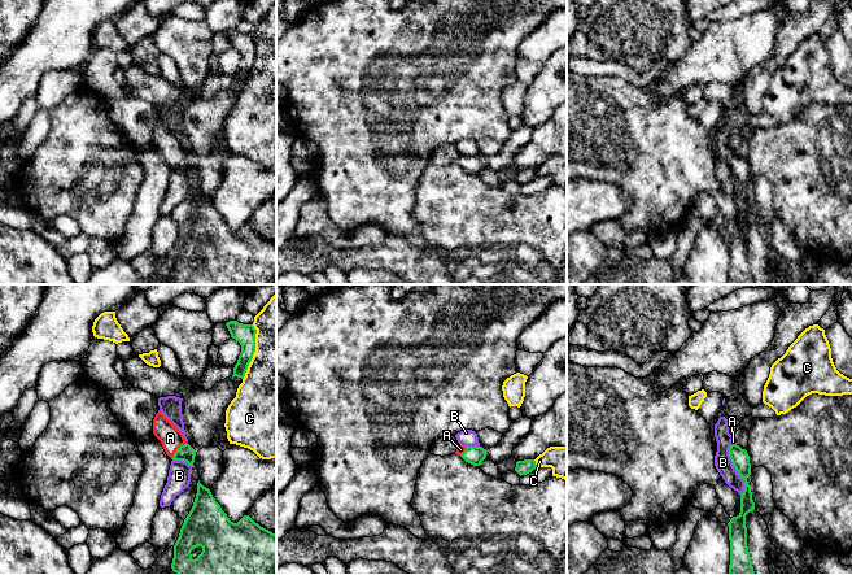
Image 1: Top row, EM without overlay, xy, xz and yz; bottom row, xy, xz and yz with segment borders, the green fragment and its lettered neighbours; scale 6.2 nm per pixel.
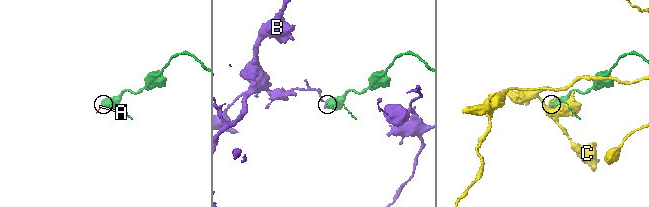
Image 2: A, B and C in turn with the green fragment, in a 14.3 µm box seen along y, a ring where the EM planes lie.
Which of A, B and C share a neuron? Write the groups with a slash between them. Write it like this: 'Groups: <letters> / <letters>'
Groups: A / B / C

